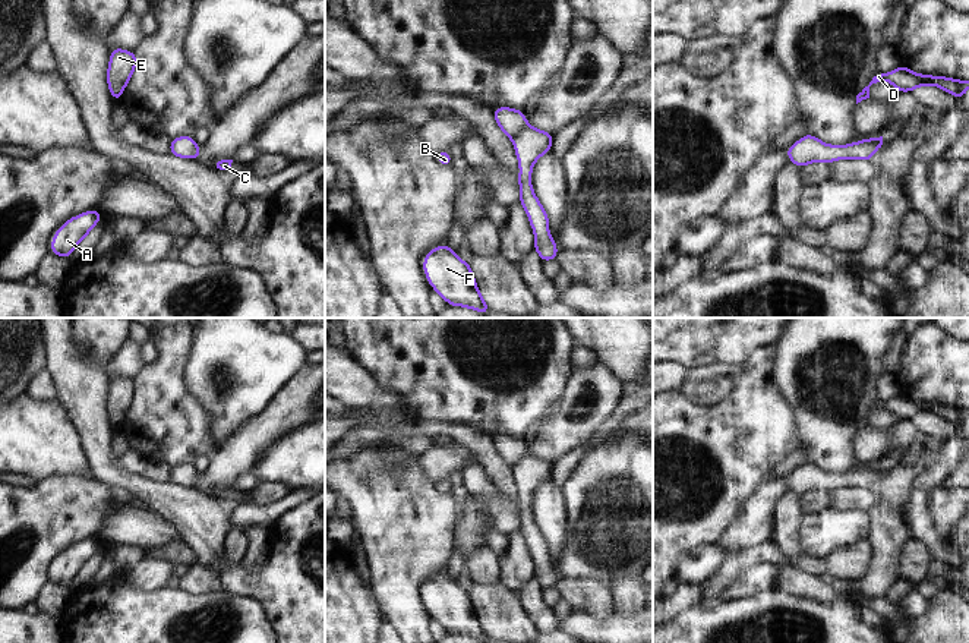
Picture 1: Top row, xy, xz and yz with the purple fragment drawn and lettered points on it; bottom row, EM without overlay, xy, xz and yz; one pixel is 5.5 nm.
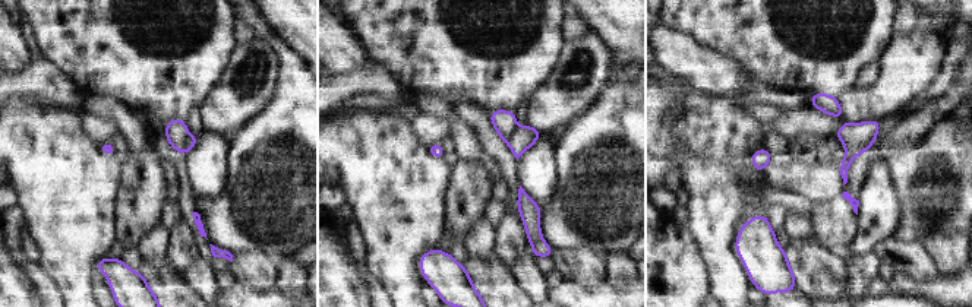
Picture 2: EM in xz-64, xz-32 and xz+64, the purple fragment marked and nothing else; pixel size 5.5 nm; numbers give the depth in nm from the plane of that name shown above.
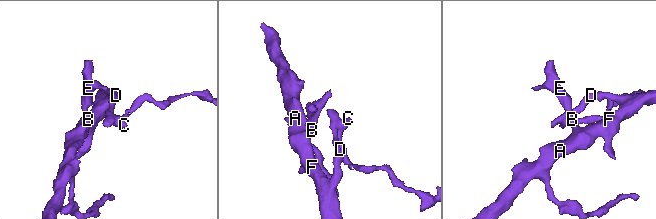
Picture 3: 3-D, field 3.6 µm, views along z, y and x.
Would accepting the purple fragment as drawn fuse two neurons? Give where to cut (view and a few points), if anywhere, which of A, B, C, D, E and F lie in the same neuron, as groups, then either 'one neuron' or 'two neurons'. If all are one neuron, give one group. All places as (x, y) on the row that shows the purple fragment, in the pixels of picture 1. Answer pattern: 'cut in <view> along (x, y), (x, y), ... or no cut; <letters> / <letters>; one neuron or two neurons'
cut in xz along (527, 123), (513, 141); A B D E F / C; two neurons

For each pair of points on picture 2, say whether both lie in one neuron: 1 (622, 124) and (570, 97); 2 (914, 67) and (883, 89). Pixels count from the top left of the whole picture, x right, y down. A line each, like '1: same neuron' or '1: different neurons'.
1: different neurons
2: same neuron

